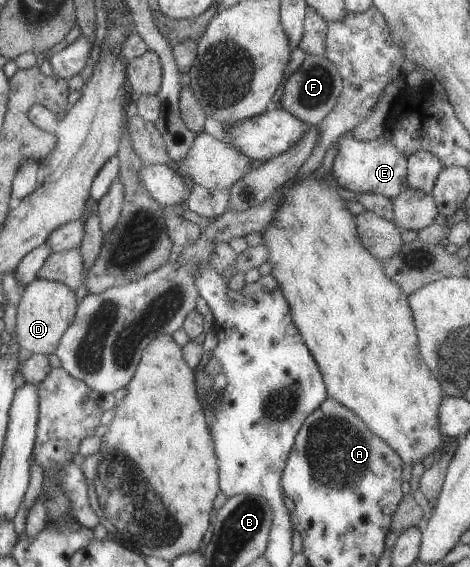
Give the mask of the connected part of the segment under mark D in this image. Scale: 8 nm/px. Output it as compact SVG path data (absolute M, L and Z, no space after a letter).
M36 278L25 286L24 294L17 305L18 315L16 324L17 345L29 353L52 355L58 347L64 332L74 321L78 309L76 294L72 288L57 281Z

